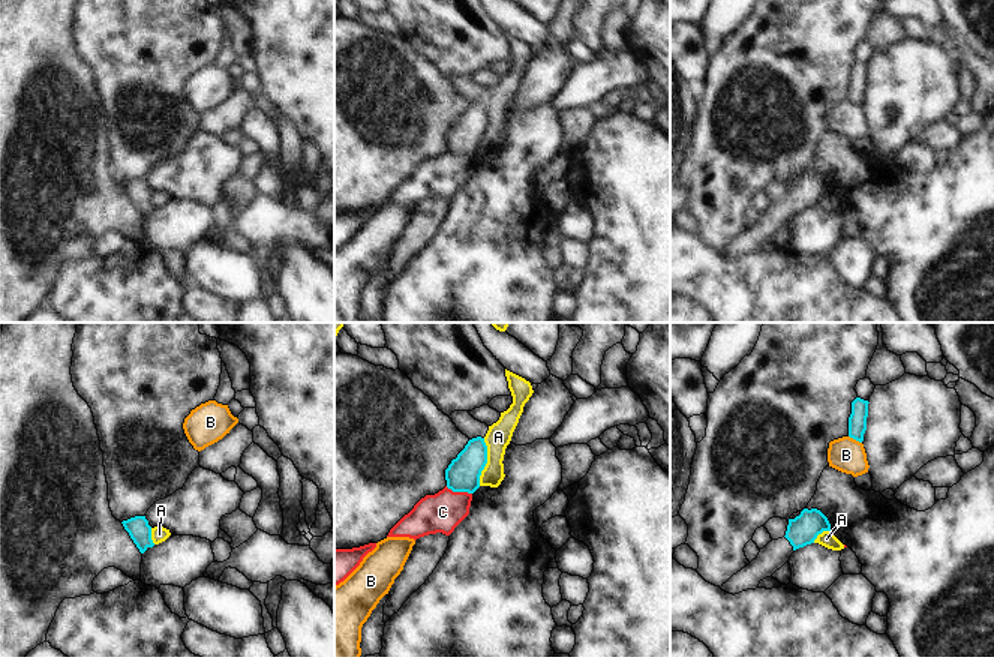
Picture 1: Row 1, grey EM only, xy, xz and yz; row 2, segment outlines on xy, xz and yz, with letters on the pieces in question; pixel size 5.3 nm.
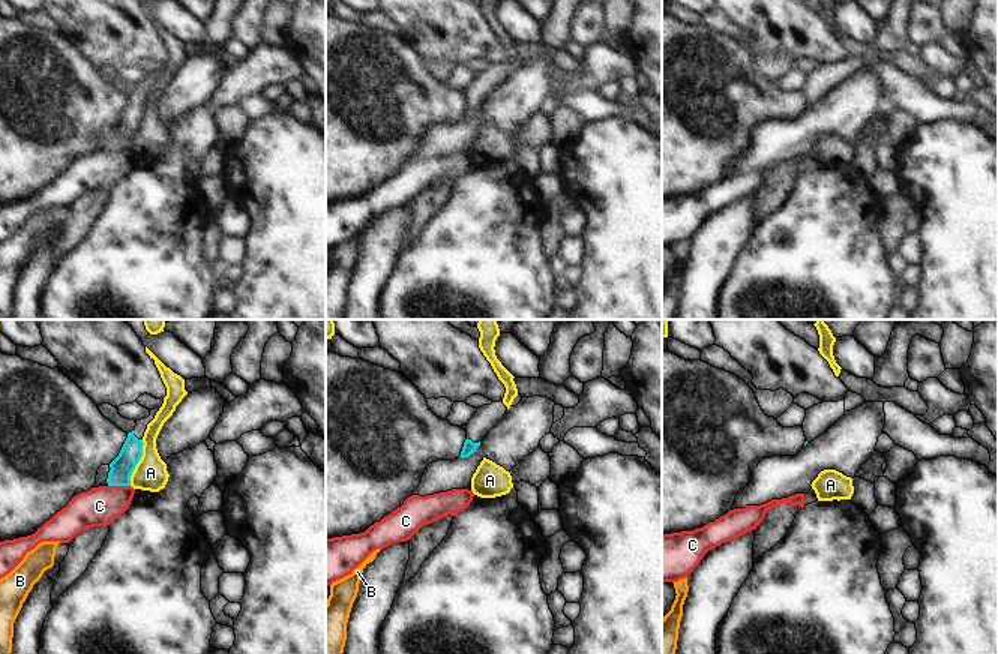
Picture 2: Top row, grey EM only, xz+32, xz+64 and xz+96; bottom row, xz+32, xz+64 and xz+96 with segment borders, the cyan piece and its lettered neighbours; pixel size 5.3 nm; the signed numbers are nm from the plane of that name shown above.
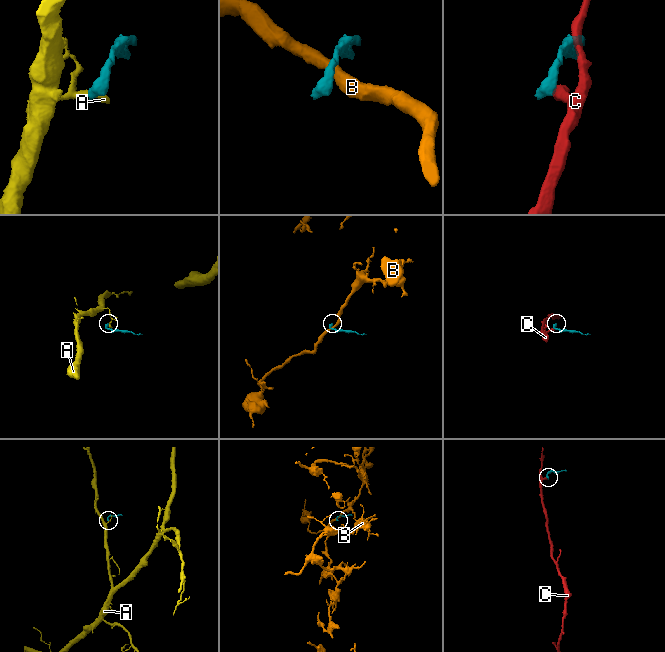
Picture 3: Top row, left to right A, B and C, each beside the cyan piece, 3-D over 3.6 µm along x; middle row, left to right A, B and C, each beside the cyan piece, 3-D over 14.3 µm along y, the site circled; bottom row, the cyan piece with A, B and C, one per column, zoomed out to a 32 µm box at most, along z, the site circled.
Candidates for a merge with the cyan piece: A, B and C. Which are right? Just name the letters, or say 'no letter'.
no letter

